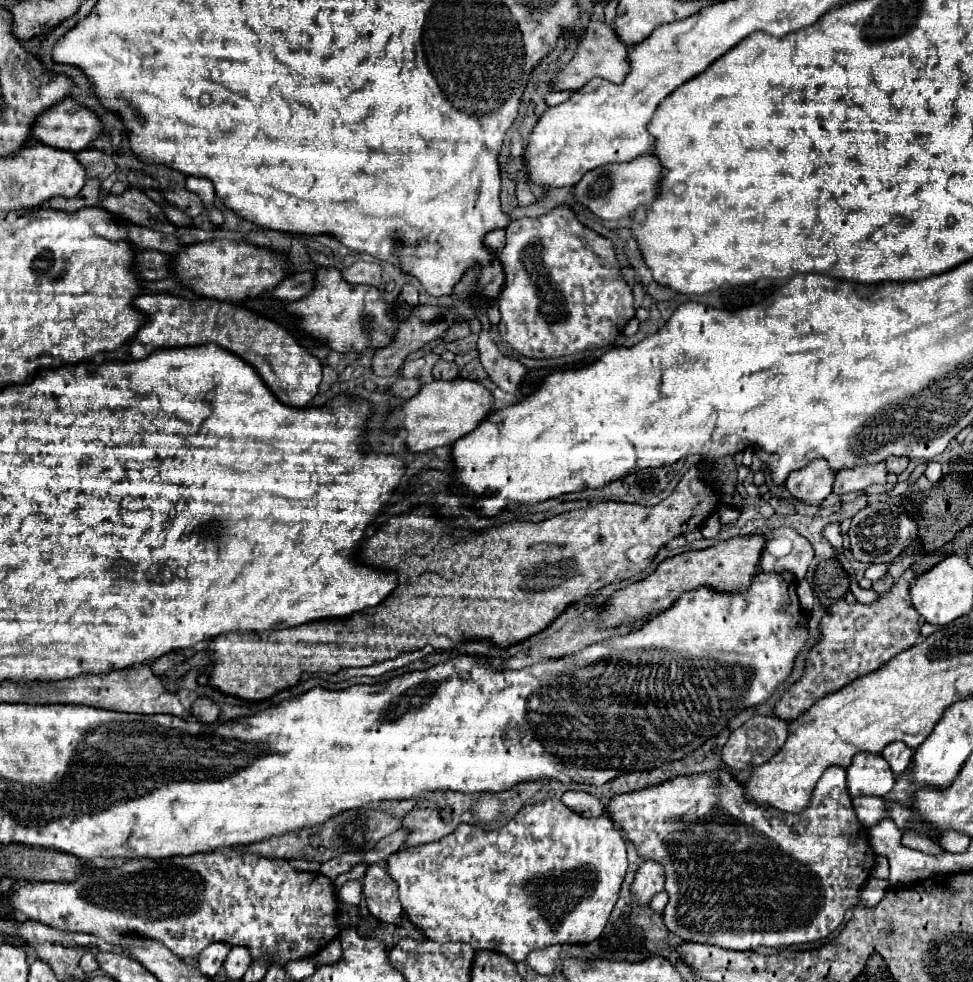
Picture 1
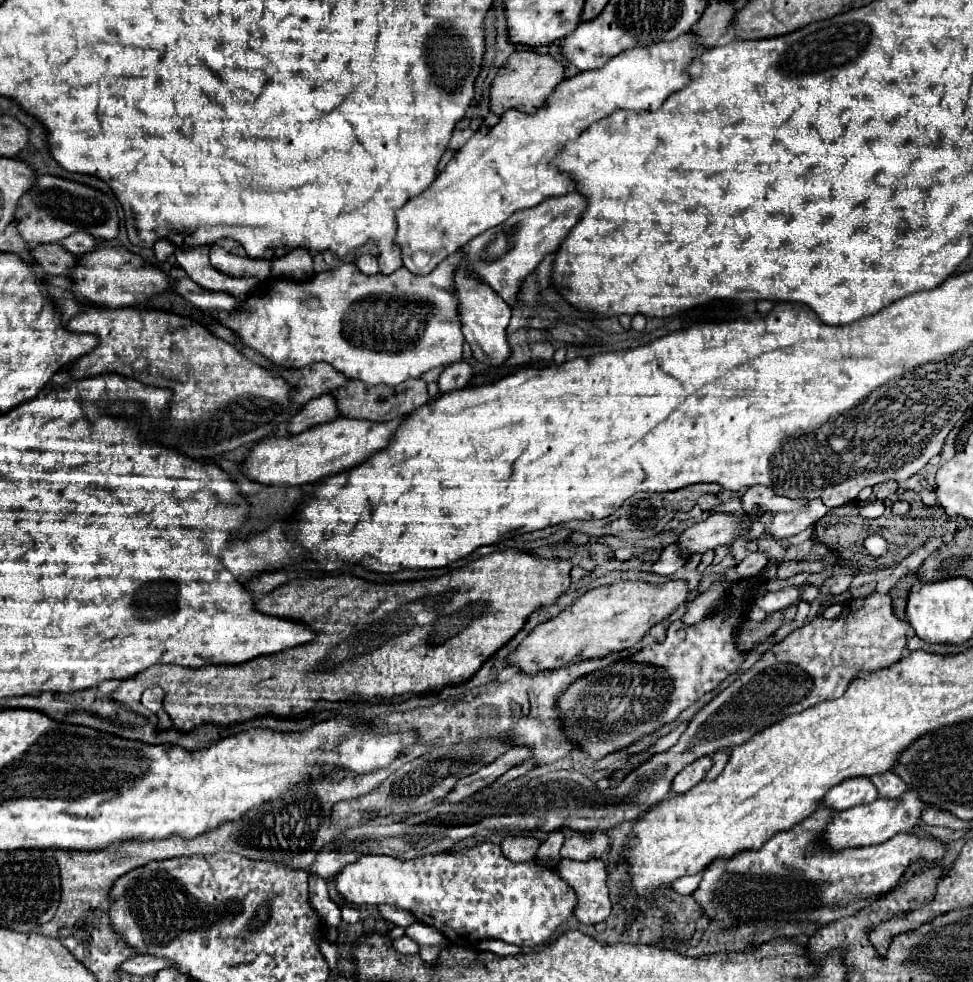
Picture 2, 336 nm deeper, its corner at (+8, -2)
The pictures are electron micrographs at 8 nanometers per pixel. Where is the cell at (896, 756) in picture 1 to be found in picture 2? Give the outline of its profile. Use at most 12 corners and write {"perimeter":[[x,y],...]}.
{"perimeter":[[892,772],[872,776],[882,798],[900,798],[904,782]]}

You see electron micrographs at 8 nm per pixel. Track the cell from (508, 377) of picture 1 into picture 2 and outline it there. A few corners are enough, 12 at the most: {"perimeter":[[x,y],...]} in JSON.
{"perimeter":[[466,362],[444,368],[438,378],[442,394],[464,388],[472,378]]}

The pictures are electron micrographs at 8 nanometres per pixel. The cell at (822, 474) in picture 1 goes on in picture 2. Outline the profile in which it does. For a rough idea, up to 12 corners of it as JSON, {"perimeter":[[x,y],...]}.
{"perimeter":[[710,514],[686,528],[682,558],[704,554],[748,530],[746,516]]}

